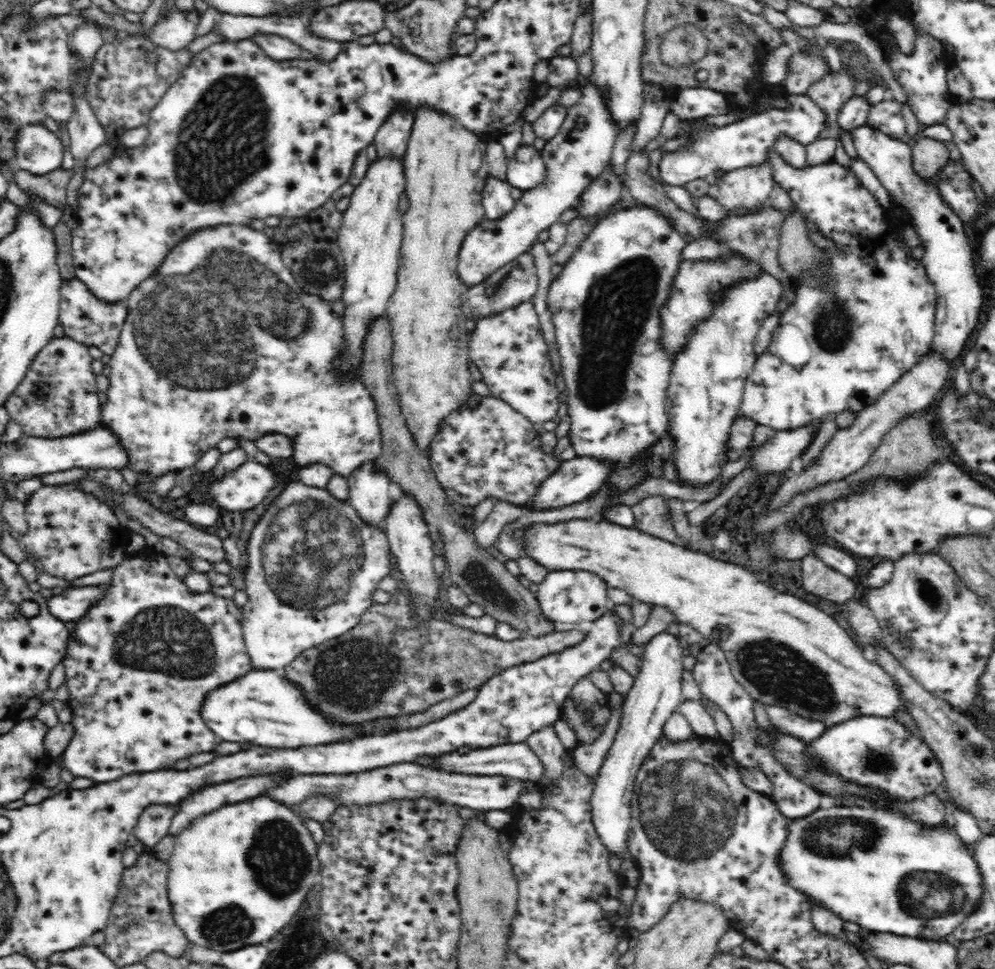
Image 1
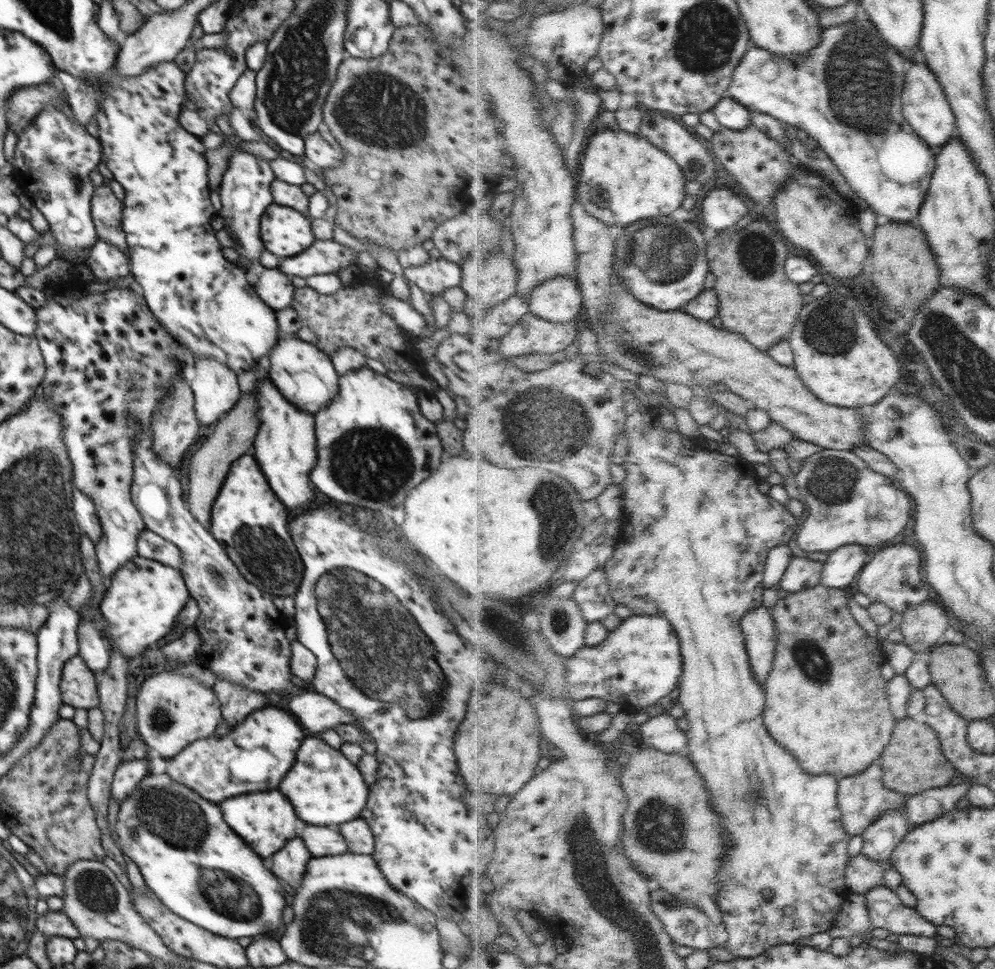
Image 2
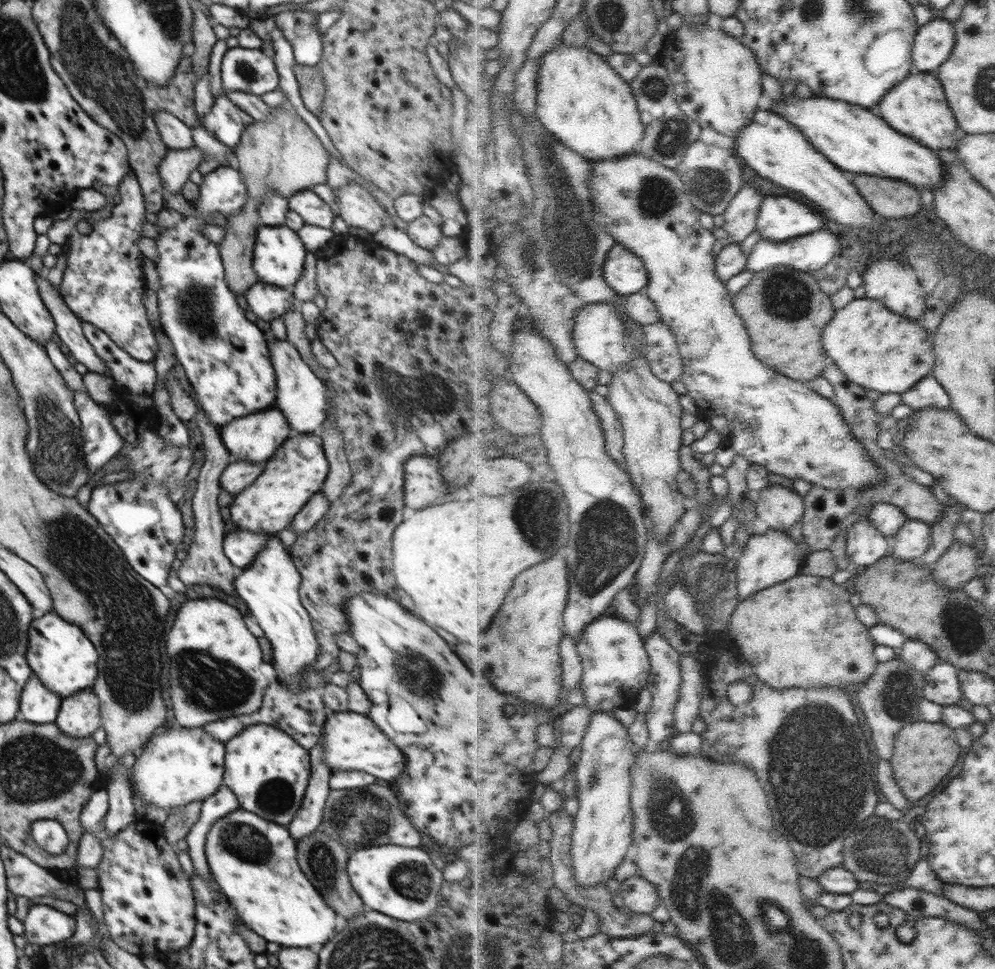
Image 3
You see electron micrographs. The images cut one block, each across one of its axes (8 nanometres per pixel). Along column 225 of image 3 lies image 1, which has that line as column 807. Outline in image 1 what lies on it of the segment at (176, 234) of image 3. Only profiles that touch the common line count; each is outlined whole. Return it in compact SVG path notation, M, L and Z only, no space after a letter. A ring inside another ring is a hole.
M775 150L768 152L767 160L772 163L772 176L774 182L780 184L791 196L793 204L818 226L822 236L833 241L833 247L825 250L825 260L828 262L830 276L824 284L817 284L815 280L794 280L794 302L783 305L782 314L779 318L778 327L774 330L772 340L761 355L757 355L752 372L748 374L744 387L743 402L740 406L739 415L736 417L748 417L757 425L770 426L777 431L787 431L811 424L824 417L834 416L840 412L861 412L864 408L874 405L879 396L887 391L901 376L904 376L926 353L930 352L935 336L935 314L936 314L936 287L929 280L924 261L912 257L910 247L904 240L900 239L898 222L891 222L878 200L859 181L851 168L832 160L818 166L806 166L794 168L789 165Z

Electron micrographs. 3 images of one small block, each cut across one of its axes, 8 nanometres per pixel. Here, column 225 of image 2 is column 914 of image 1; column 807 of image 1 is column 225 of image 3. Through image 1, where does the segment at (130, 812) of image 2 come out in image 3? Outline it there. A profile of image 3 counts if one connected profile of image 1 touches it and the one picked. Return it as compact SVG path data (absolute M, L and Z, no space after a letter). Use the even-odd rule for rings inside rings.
M239 809L218 820L206 834L205 853L212 878L228 897L248 928L282 946L318 949L336 932L336 912L328 906L322 894L312 886L296 862L296 844L287 826L263 820L252 812Z

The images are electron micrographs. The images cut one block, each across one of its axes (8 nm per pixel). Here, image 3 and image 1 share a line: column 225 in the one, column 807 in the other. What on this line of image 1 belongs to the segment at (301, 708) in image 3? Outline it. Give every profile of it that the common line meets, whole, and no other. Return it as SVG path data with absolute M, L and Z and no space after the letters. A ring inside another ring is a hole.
M765 705L765 710L771 726L775 726L780 732L803 740L808 744L827 729L824 728L823 722L806 720L803 716L798 716L781 706Z

